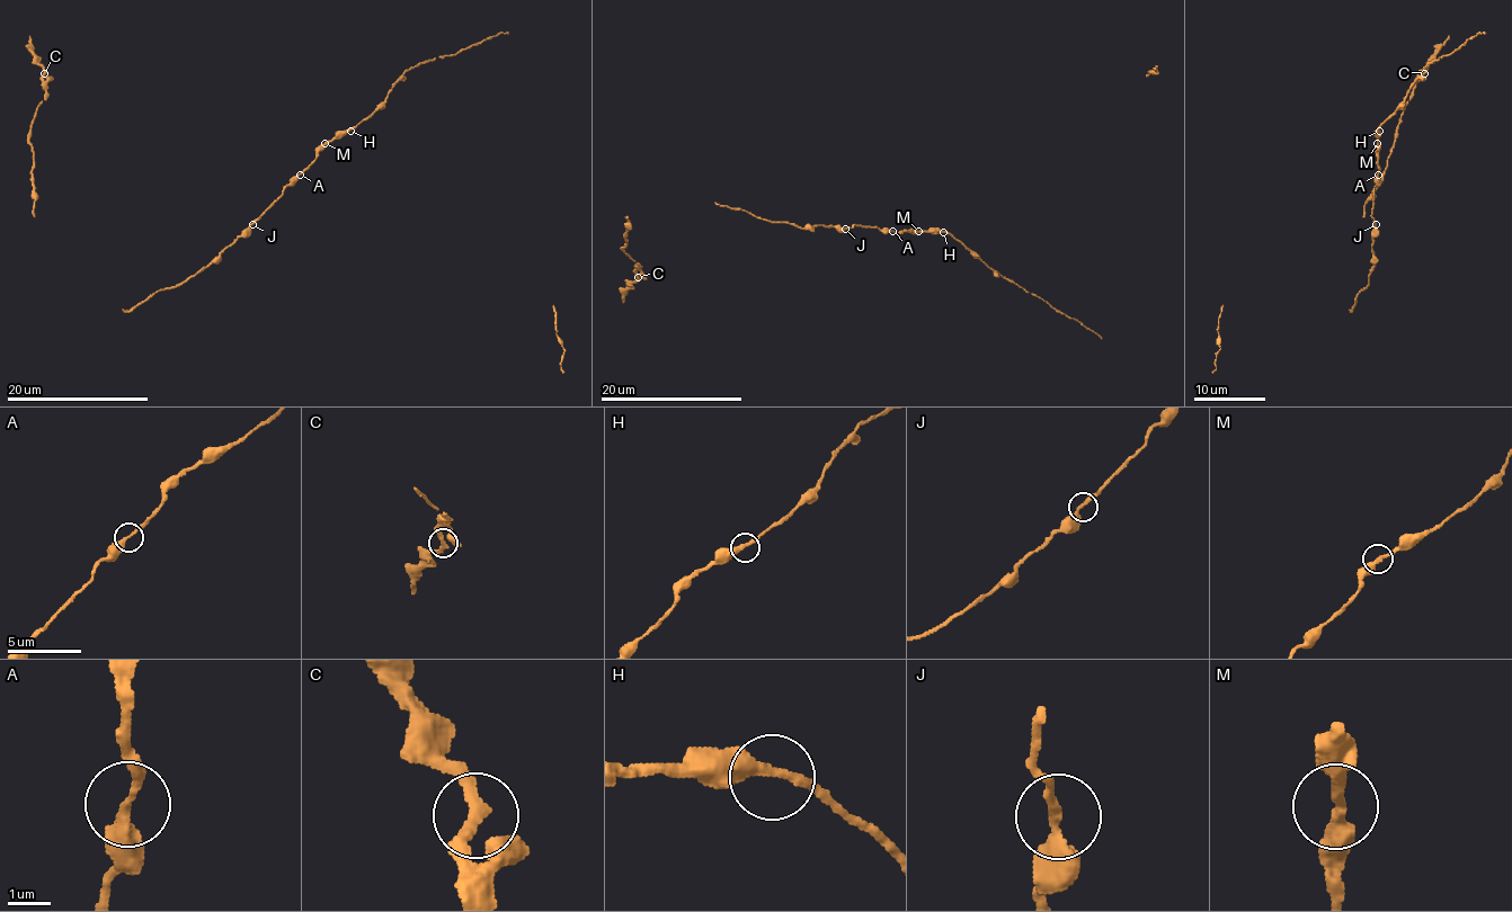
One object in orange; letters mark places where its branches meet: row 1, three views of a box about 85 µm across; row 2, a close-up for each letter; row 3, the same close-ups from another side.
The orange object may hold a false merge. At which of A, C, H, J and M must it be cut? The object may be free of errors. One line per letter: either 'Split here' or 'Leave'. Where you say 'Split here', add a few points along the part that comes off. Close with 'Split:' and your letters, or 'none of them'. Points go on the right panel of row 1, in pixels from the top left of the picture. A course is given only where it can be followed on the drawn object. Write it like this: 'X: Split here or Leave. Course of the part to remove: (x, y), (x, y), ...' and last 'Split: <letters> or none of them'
A: Leave
C: Split here. Course of the part to remove: (1423, 73), (1448, 36)
H: Leave
J: Leave
M: Leave
Split: C

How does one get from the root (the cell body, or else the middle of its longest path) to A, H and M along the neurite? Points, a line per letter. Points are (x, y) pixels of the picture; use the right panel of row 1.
A: (1373, 223), (1372, 199), (1377, 175)
H: (1373, 223), (1372, 199), (1379, 171), (1379, 131)
M: (1373, 223), (1372, 199), (1379, 171), (1377, 143)

